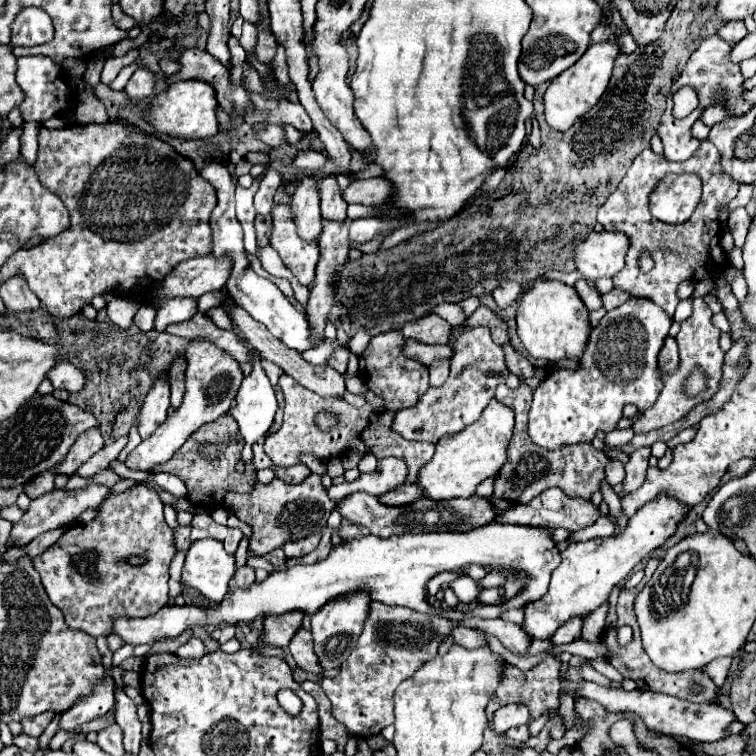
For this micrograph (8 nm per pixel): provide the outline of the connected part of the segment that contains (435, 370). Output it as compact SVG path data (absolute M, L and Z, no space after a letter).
M436 360L436 364L430 364L430 386L440 386L448 378L450 360Z

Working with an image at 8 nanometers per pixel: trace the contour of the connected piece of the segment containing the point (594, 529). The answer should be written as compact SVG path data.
M608 514L608 516L600 516L600 520L592 524L588 530L578 530L576 534L572 532L570 538L574 542L580 542L580 540L590 540L590 538L600 538L600 536L612 536L614 528L616 528L616 516Z

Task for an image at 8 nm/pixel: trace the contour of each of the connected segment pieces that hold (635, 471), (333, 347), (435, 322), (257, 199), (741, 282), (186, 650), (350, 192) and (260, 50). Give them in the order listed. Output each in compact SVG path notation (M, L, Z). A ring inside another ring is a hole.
M638 448L630 454L630 460L626 462L626 478L624 478L624 490L618 496L624 496L628 492L634 492L636 488L642 486L646 470L649 468L649 458L651 457L651 449Z
M324 338L316 348L310 348L310 350L304 352L302 356L304 356L306 360L310 360L310 364L326 364L328 358L330 358L338 348L348 348L348 344L342 346L338 340L328 340L328 338Z
M430 314L430 316L422 316L420 320L412 320L404 324L402 334L406 338L416 338L418 342L424 344L448 344L450 326L444 318Z
M269 167L254 196L254 206L257 214L268 215L271 212L273 197L282 183L283 173Z
M738 274L738 276L732 280L732 292L734 292L734 296L738 298L740 304L746 300L746 296L748 296L748 288L746 288L746 280L744 280L744 276Z
M190 638L184 646L180 646L178 650L176 650L176 654L180 656L180 658L200 658L200 656L206 656L208 654L208 650L206 650L206 646L204 646L204 640L200 640L200 638Z
M368 178L368 180L352 180L350 186L342 192L342 198L348 204L366 204L378 206L392 198L394 184L388 178Z
M258 30L258 40L256 40L256 54L260 62L270 64L277 50L277 40L270 30Z

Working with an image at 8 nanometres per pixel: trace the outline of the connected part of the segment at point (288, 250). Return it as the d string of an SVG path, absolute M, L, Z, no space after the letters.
M276 204L272 210L270 246L280 254L284 266L294 274L294 278L310 288L316 276L320 248L318 242L300 240L288 204Z

